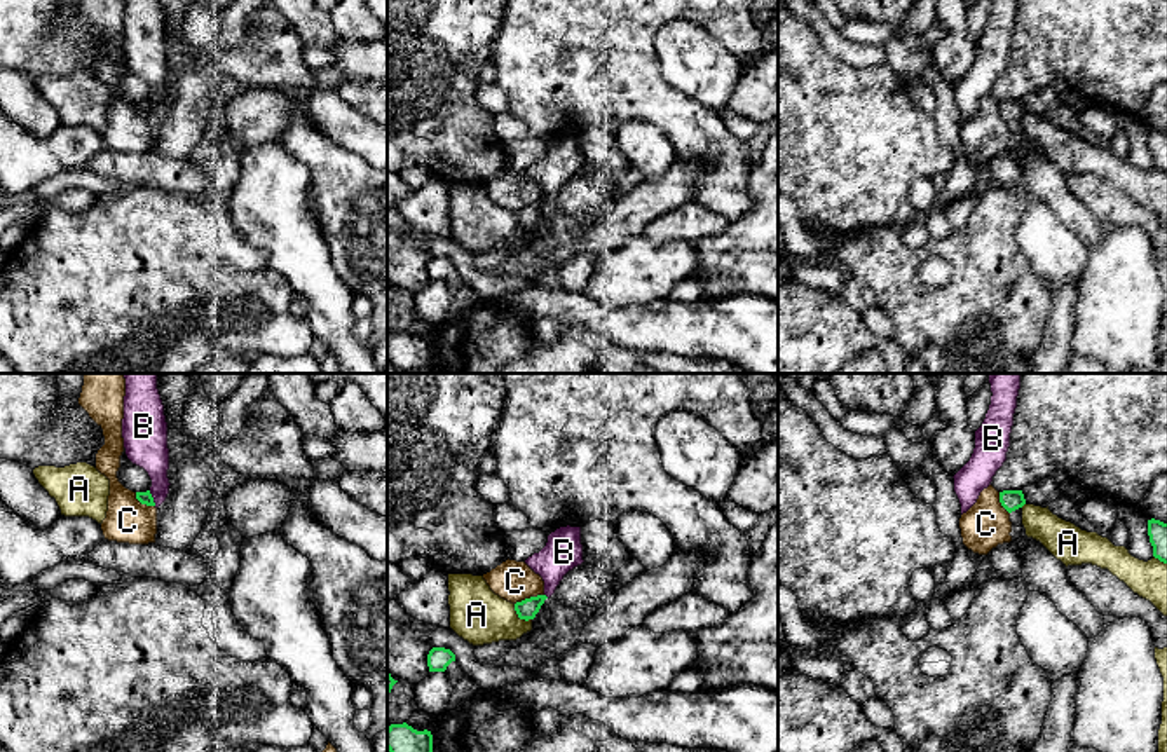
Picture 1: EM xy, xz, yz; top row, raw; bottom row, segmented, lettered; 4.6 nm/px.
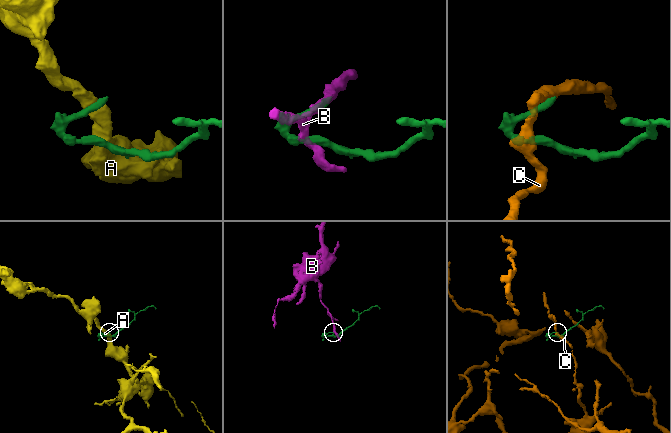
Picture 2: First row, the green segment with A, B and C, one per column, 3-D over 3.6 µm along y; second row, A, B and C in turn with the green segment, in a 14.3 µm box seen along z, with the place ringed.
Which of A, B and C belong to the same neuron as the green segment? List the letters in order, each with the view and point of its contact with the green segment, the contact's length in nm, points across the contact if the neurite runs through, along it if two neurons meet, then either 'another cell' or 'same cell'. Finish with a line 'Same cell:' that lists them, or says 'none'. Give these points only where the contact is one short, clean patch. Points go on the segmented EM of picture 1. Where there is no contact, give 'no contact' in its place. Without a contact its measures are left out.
A: contact xz (518, 616); length 120 nm; another cell
B: contact xy (152, 498); length 80 nm; border xy (149, 491), (156, 505); another cell
C: contact xz (531, 597); length 140 nm; border xz (543, 594), (525, 597), (515, 604); another cell
Same cell: none

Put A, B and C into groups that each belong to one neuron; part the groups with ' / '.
A / B / C

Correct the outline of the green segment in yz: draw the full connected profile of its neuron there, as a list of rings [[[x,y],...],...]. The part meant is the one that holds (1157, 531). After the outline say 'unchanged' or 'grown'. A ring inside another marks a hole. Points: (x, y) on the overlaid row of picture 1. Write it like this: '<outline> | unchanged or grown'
[[[1148,520],[1148,536],[1153,546],[1153,557],[1167,564],[1167,523],[1160,520]]] | unchanged

